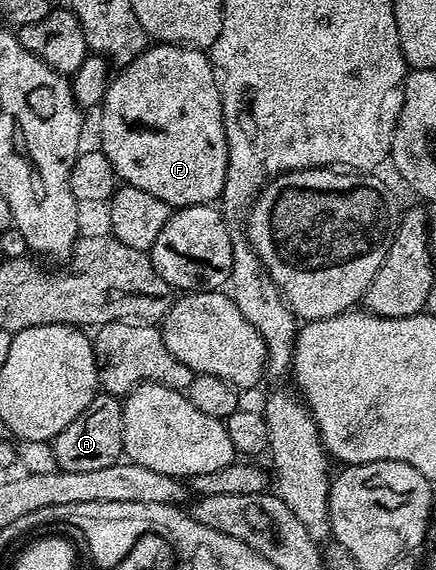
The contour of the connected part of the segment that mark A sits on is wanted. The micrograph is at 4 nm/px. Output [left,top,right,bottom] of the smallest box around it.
[51,394,123,472]

